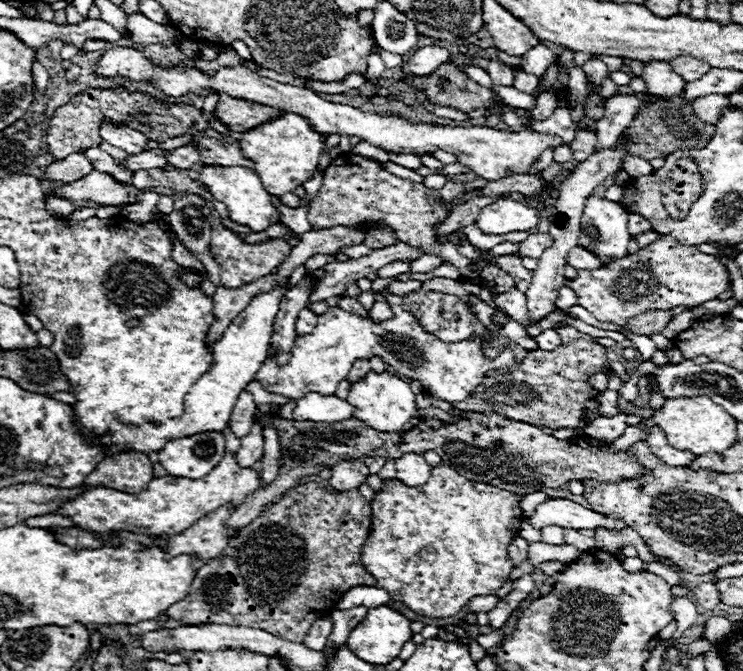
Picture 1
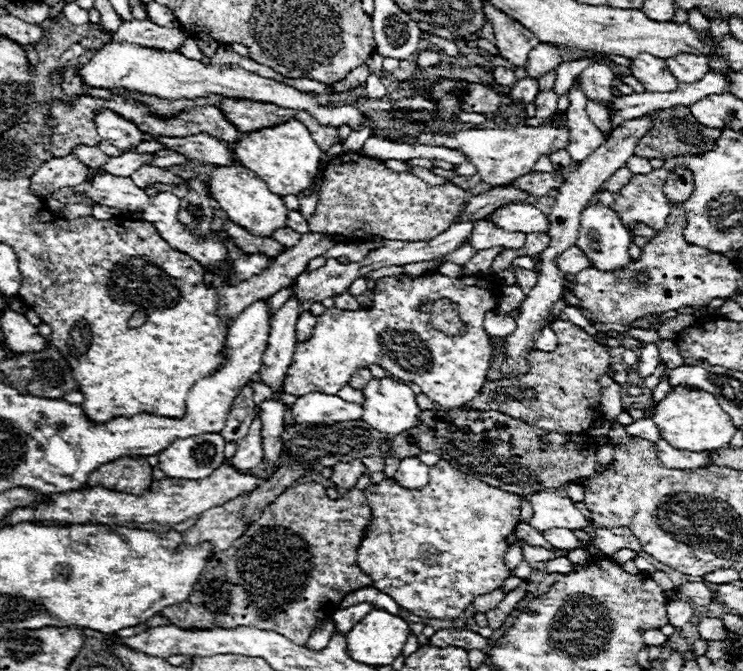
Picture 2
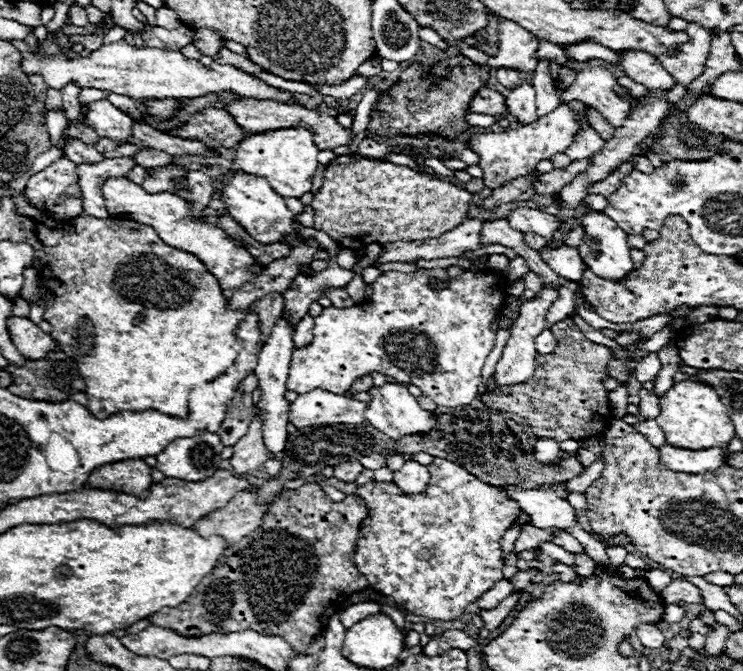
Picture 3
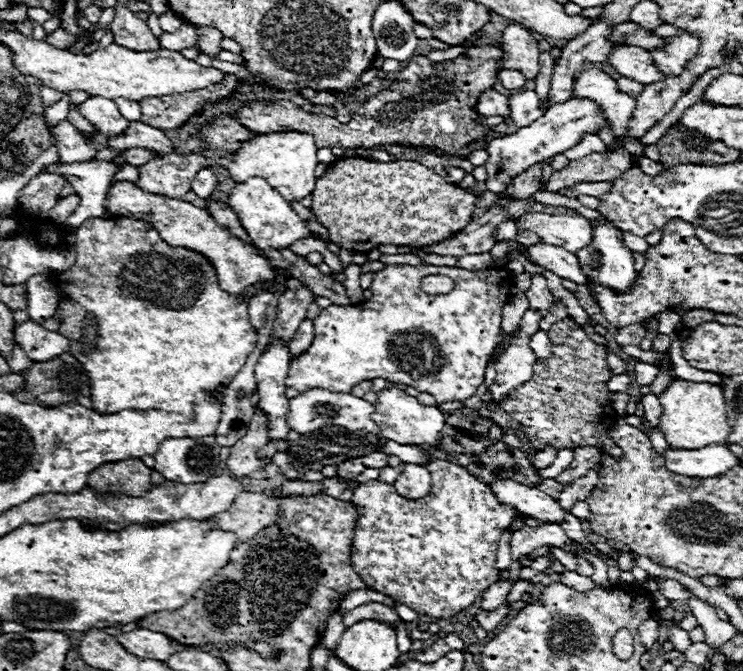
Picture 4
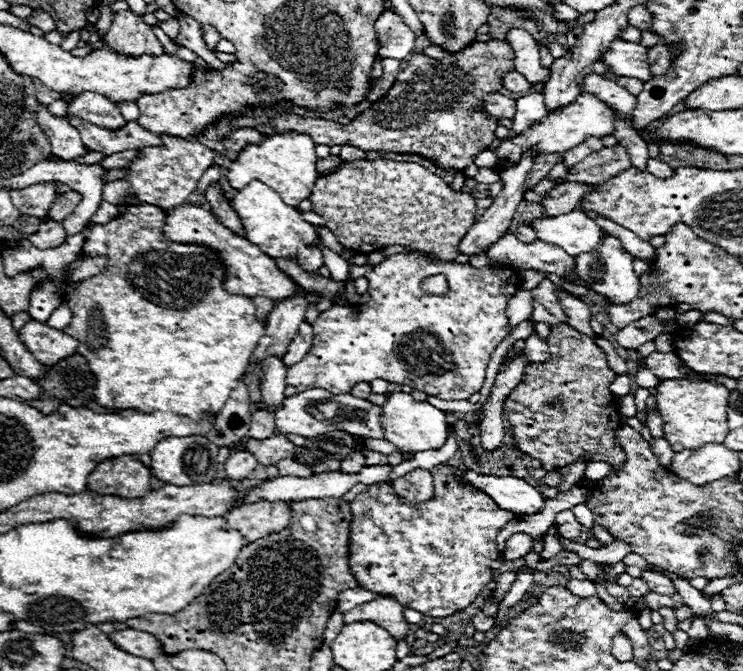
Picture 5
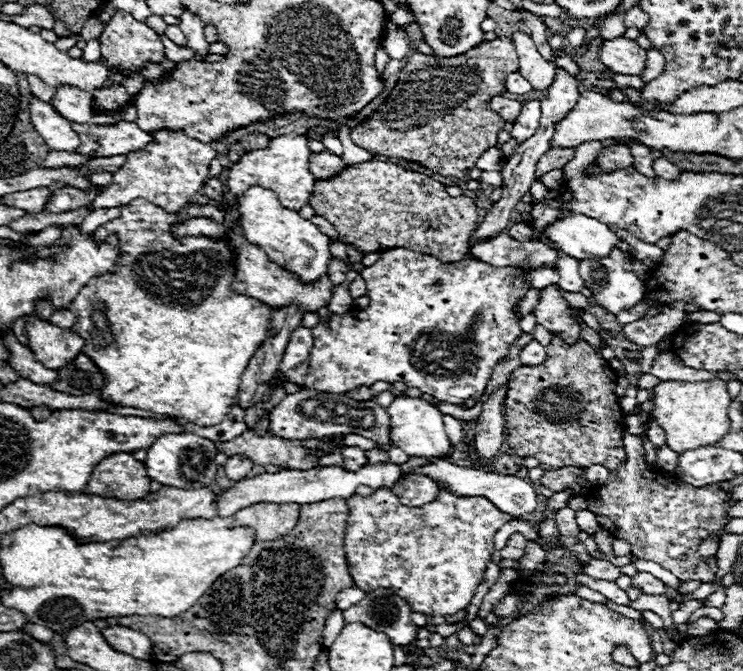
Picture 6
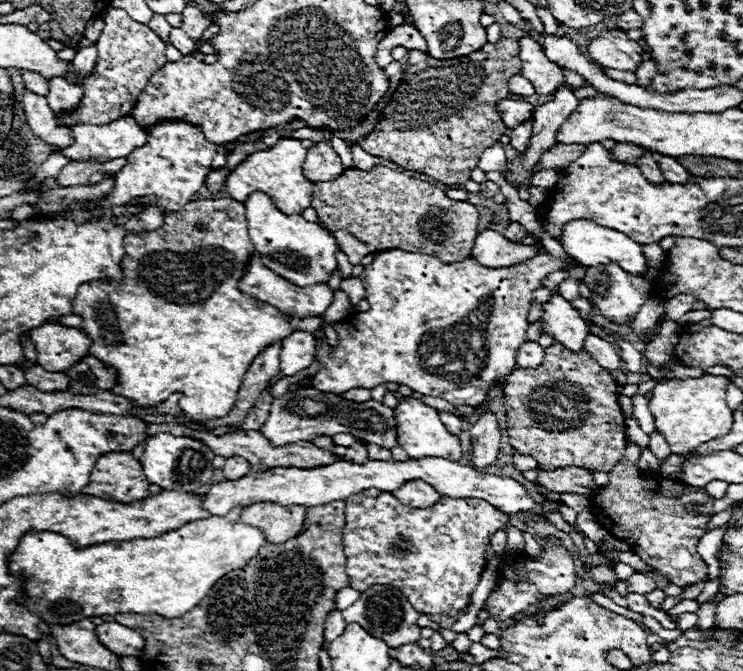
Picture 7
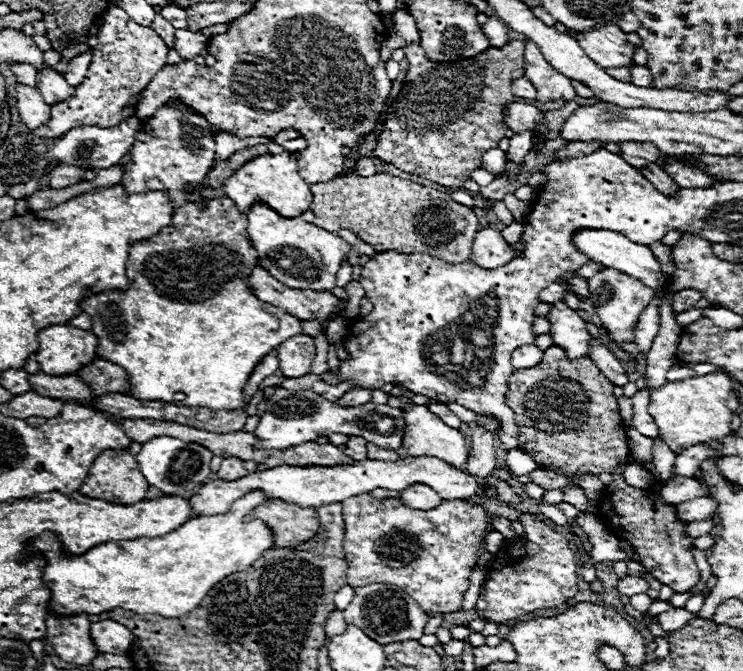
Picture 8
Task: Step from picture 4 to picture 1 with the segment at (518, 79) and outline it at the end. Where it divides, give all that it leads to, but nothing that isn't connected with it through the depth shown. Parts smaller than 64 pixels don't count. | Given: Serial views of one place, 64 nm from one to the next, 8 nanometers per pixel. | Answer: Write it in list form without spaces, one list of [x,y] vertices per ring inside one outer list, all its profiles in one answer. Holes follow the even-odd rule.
[[[490,62],[488,64],[488,74],[490,74],[492,82],[498,84],[498,86],[512,86],[512,82],[514,82],[512,68],[502,64],[502,62]]]

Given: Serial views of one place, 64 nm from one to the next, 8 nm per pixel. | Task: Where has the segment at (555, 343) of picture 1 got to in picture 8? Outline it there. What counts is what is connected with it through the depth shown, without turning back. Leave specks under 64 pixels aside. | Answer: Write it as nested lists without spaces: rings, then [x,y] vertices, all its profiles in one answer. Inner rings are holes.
[[[526,344],[524,348],[516,348],[512,352],[512,368],[514,370],[520,370],[520,368],[532,368],[536,364],[540,364],[542,360],[542,350],[538,350],[538,346],[534,344]]]

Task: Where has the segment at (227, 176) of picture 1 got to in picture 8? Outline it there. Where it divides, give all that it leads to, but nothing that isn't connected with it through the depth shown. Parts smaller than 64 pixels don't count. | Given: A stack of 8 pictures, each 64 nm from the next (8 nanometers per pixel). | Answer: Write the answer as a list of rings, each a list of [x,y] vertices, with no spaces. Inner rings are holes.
[[[258,202],[248,212],[248,236],[254,248],[260,252],[260,258],[266,258],[274,264],[280,262],[280,266],[264,266],[264,268],[284,286],[300,290],[332,292],[332,288],[336,286],[336,274],[342,262],[348,260],[348,252],[352,250],[352,246],[344,242],[338,234],[316,228],[314,224],[308,224],[300,218],[282,218],[274,210]]]

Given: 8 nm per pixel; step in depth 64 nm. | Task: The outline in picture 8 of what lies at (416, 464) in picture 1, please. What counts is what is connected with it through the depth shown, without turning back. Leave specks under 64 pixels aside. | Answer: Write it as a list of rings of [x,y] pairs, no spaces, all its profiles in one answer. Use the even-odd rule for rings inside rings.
[[[414,484],[400,492],[400,502],[414,510],[432,510],[442,502],[442,498],[432,488],[424,484]]]

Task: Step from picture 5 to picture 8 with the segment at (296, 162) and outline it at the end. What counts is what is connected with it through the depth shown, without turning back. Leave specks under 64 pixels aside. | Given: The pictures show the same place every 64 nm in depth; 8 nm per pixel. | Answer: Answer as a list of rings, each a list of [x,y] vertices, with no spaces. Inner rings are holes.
[[[288,152],[284,154],[264,154],[258,156],[250,162],[246,162],[242,168],[238,168],[226,182],[224,182],[224,194],[236,204],[236,208],[240,212],[248,212],[252,208],[252,204],[256,200],[260,200],[262,204],[266,204],[268,208],[276,208],[276,212],[282,218],[296,218],[302,212],[308,210],[310,202],[312,202],[312,192],[310,186],[300,178],[298,168],[296,168],[296,160],[292,160],[288,156]]]

